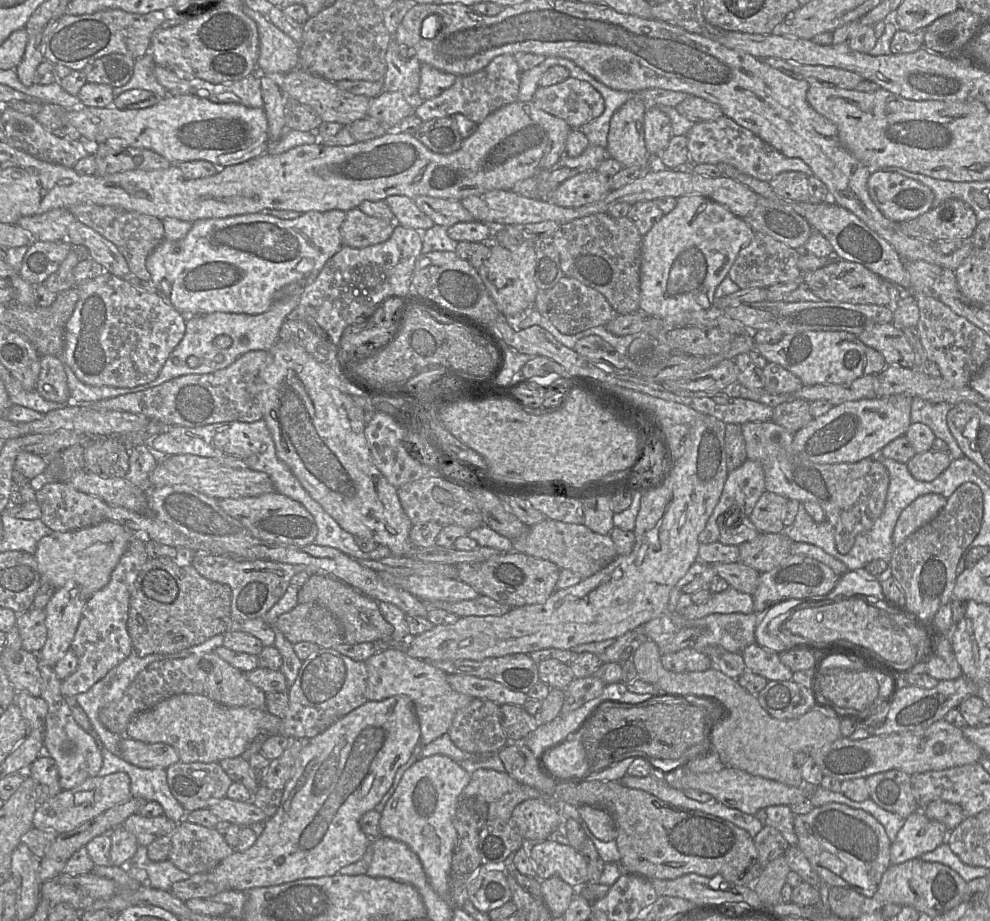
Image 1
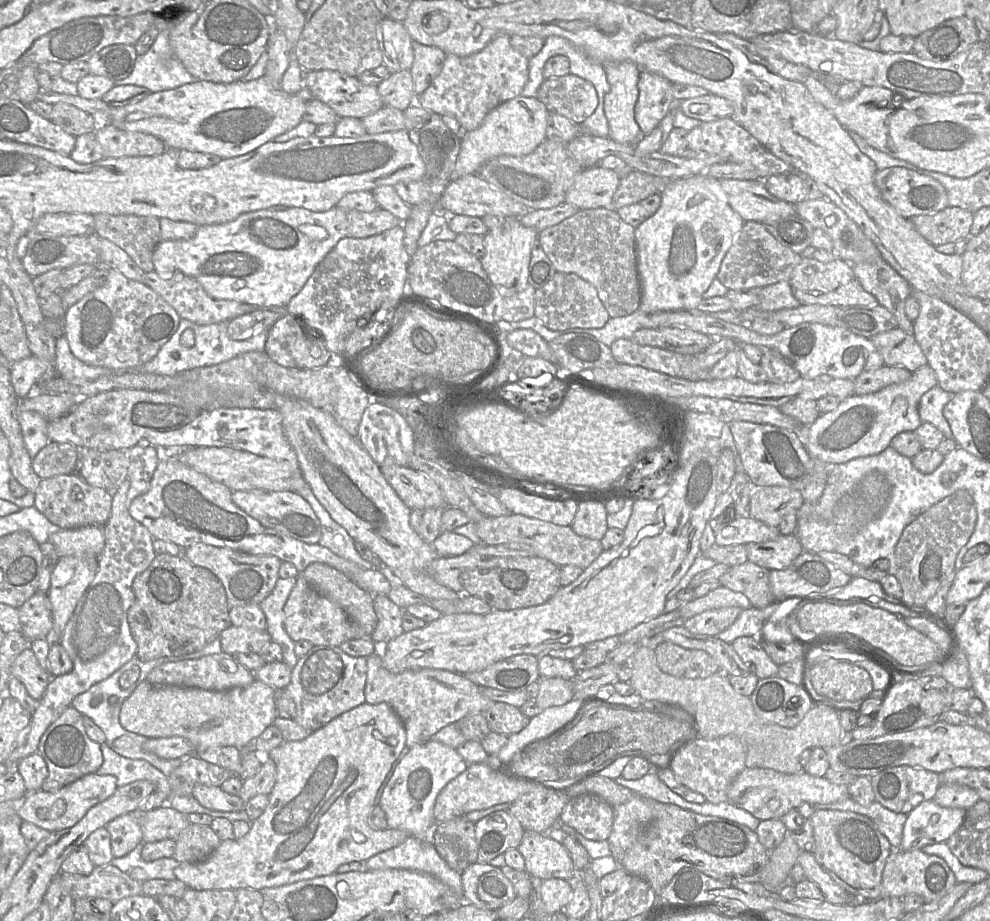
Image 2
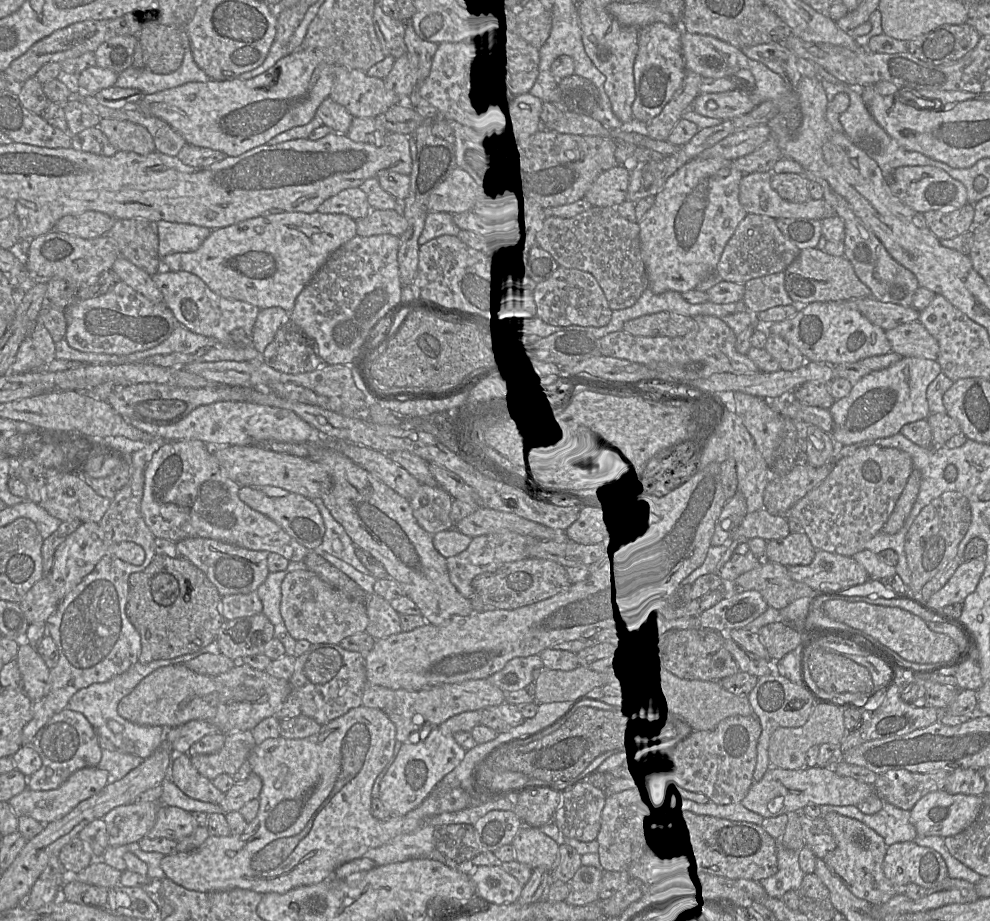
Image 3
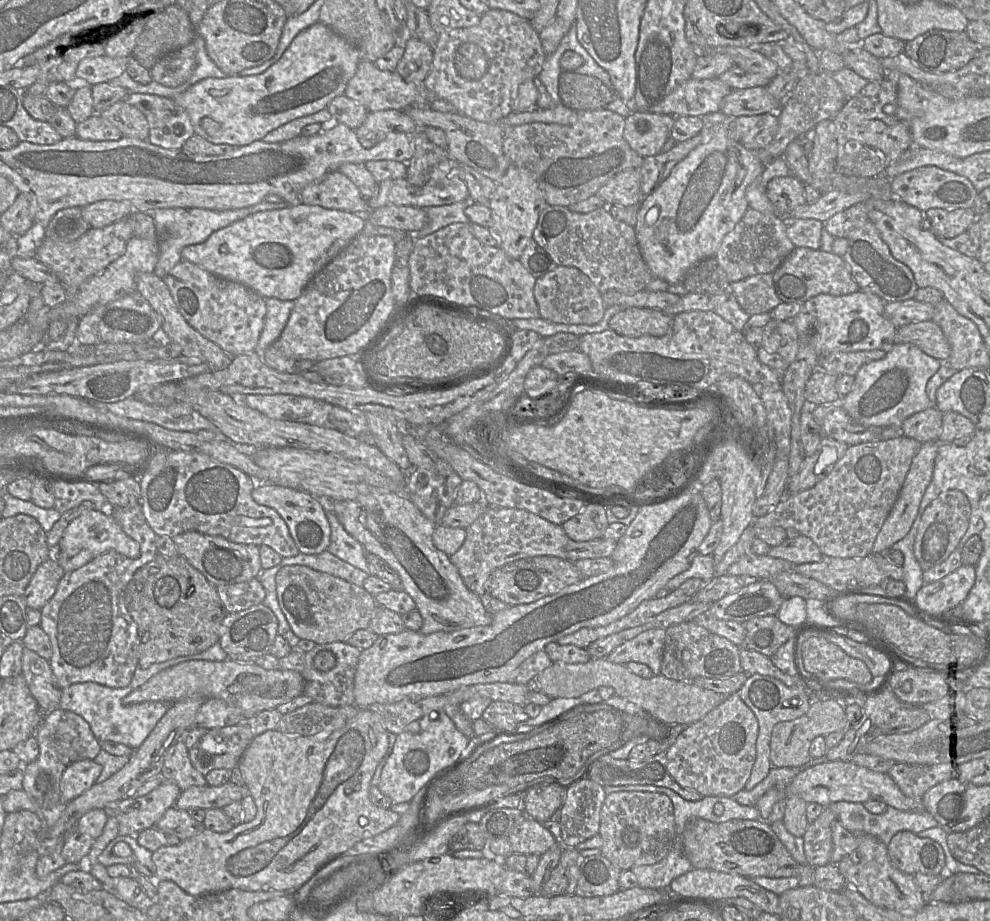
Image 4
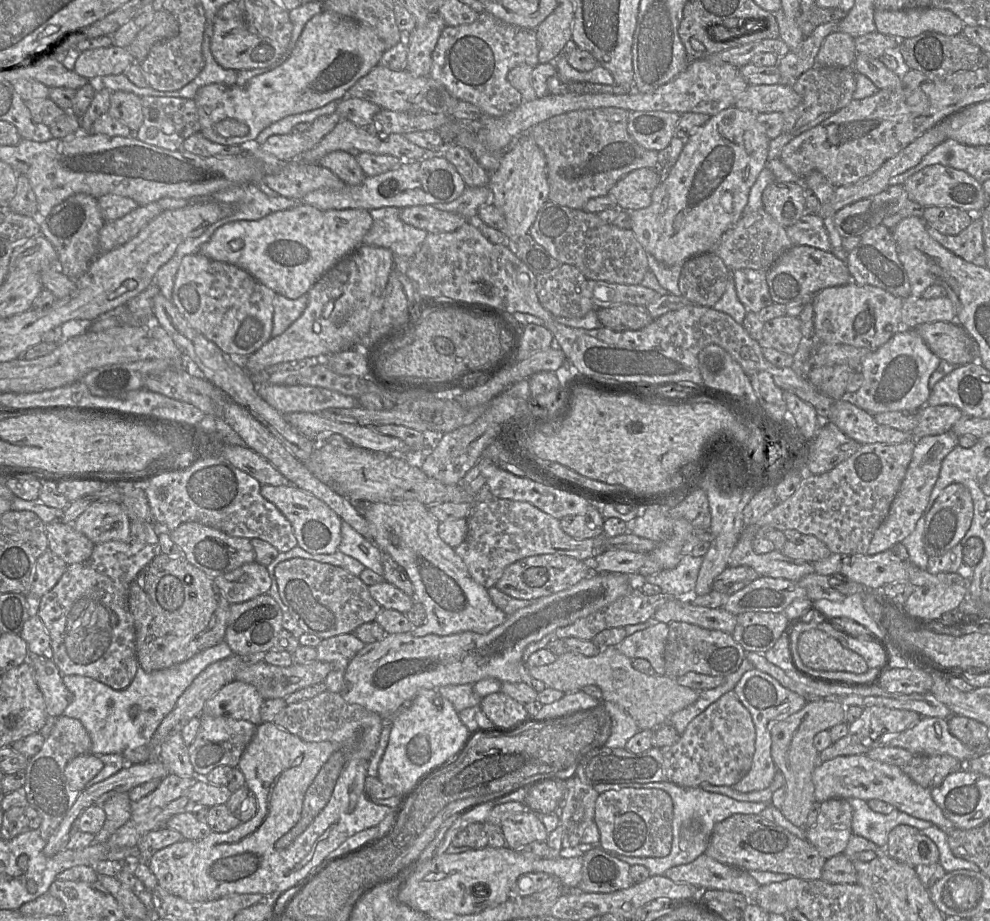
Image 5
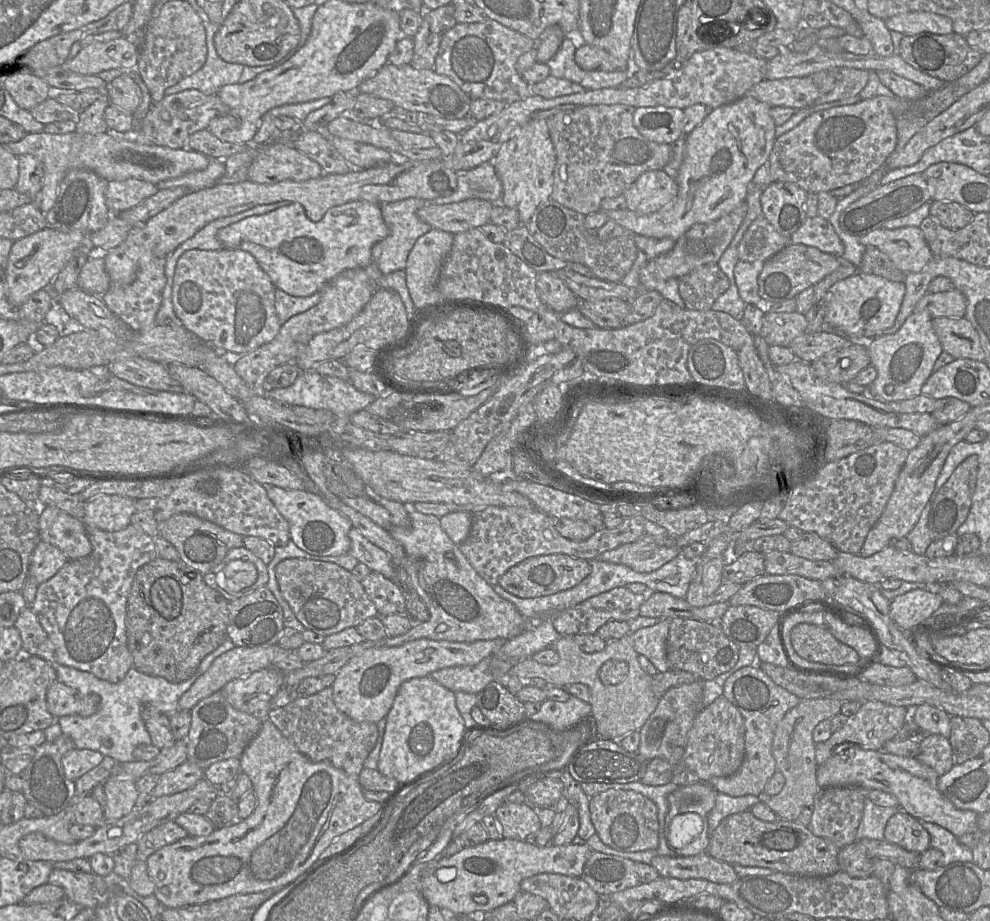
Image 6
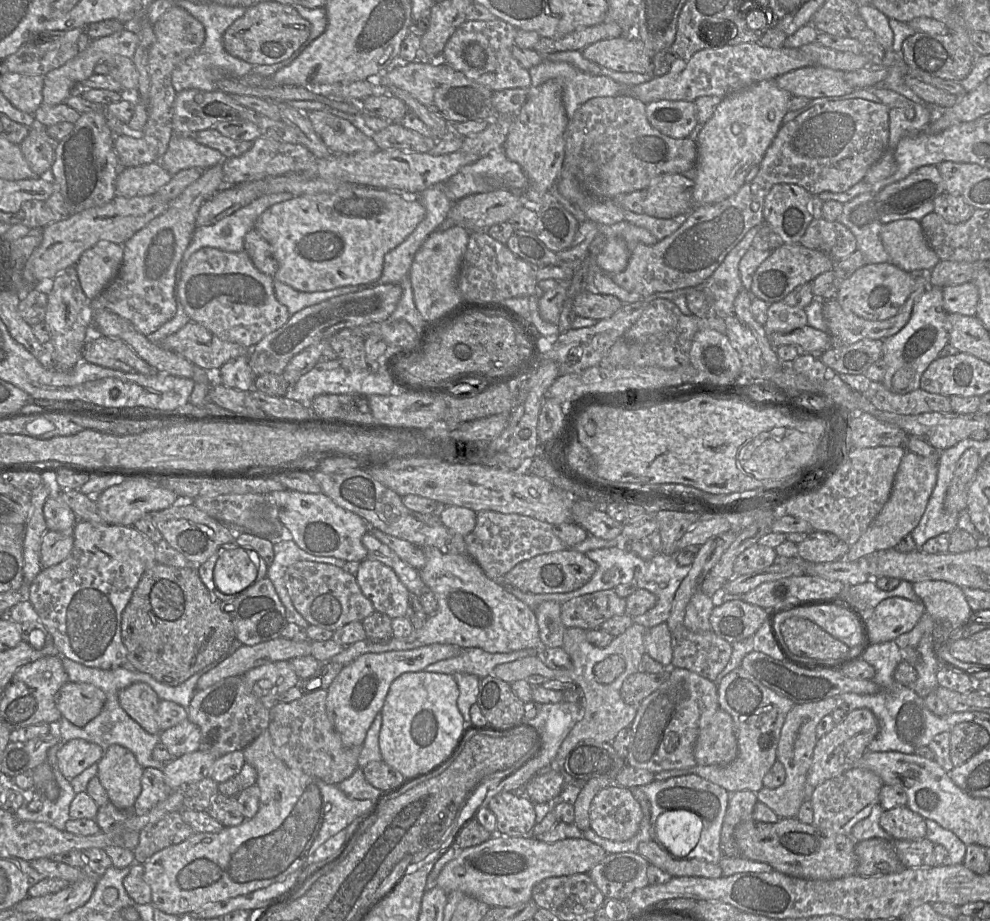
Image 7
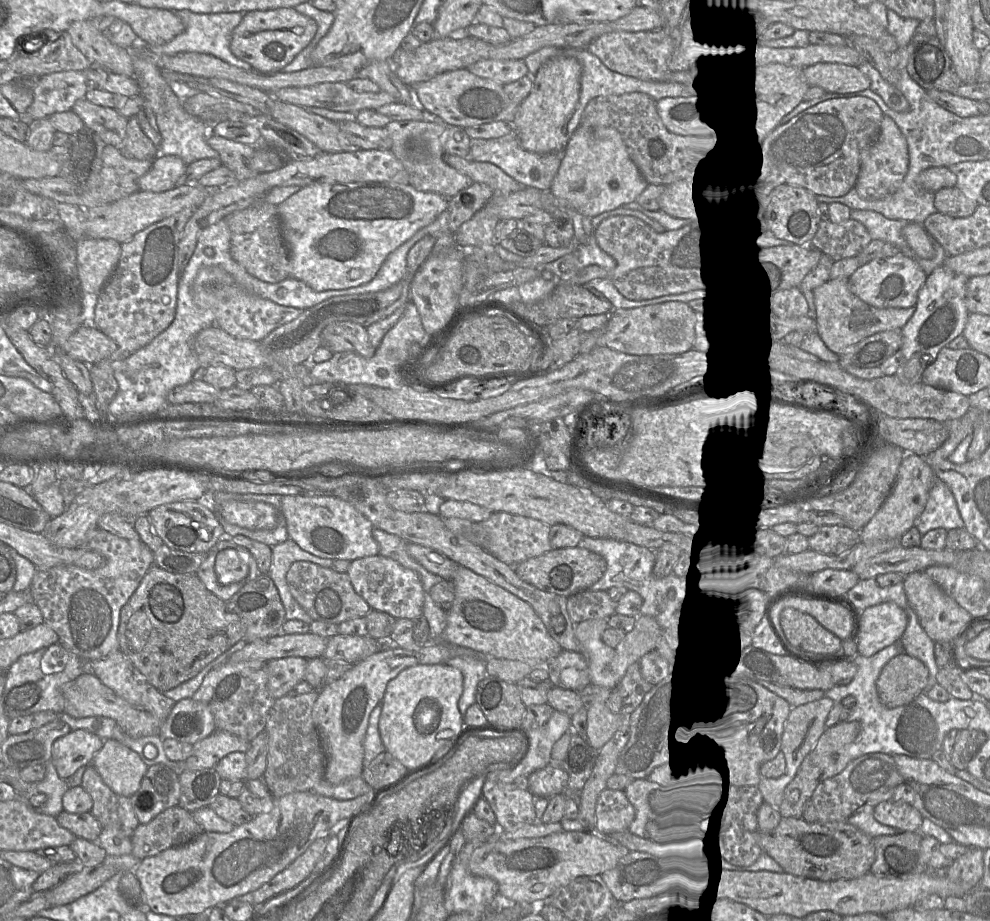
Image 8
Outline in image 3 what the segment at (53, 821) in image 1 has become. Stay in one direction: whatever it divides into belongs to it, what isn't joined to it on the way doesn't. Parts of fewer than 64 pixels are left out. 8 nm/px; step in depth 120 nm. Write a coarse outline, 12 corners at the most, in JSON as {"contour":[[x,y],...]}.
{"contour":[[74,772],[59,788],[26,789],[8,803],[46,825],[99,793],[108,772]]}

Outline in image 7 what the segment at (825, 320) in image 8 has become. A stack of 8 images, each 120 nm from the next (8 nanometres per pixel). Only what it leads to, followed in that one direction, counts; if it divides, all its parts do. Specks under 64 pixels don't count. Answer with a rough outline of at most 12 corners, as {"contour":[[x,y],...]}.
{"contour":[[915,275],[915,287],[899,312],[886,320],[863,319],[835,298],[822,301],[831,347],[864,339],[884,340],[909,321],[928,288]]}

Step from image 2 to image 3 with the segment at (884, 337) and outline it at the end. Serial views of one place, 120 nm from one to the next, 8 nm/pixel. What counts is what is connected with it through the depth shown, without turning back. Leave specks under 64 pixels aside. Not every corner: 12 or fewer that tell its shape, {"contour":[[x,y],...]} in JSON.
{"contour":[[919,321],[885,331],[901,357],[937,360],[939,344]]}

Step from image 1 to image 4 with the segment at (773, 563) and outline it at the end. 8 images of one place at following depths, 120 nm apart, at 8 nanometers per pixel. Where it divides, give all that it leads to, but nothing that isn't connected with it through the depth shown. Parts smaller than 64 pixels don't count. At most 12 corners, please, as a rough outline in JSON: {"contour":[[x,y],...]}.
{"contour":[[805,535],[787,538],[768,555],[792,565],[819,562],[819,547]]}

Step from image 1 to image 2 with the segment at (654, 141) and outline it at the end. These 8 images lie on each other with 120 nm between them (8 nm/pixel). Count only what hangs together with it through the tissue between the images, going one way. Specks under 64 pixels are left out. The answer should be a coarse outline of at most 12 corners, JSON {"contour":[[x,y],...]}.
{"contour":[[641,71],[635,120],[648,135],[674,105],[673,84]]}

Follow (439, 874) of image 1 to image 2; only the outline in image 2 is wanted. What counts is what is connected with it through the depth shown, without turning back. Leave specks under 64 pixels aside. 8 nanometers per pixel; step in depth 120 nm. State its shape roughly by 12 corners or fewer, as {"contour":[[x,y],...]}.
{"contour":[[431,739],[409,749],[379,803],[388,828],[432,843],[436,798],[467,767]]}

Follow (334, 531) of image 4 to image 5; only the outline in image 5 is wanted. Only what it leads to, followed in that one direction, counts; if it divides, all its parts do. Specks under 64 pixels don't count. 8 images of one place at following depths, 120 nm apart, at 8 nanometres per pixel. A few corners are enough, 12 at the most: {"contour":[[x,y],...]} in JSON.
{"contour":[[344,521],[338,550],[383,576],[380,548]]}

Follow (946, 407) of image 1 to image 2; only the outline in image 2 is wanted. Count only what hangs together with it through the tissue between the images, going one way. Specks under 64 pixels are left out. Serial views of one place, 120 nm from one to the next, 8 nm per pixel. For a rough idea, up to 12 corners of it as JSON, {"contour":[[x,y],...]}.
{"contour":[[936,385],[918,404],[921,421],[953,438],[943,409],[954,394]]}

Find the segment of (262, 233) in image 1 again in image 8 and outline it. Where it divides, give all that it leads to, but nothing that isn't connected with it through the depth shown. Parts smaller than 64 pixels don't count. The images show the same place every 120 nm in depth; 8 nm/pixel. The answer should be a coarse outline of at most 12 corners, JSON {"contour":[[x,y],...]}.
{"contour":[[393,181],[320,182],[277,205],[291,275],[372,280],[448,207]]}

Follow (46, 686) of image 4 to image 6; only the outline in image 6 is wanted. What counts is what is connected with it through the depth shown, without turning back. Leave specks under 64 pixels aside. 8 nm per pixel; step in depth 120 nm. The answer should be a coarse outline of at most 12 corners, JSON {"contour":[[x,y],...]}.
{"contour":[[60,680],[46,694],[56,718],[88,717],[100,696],[82,693]]}

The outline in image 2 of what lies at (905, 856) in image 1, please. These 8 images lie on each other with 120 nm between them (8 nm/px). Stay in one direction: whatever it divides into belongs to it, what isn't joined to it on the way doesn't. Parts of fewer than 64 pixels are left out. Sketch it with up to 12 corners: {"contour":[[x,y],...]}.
{"contour":[[926,800],[907,814],[899,850],[946,842],[966,811]]}

